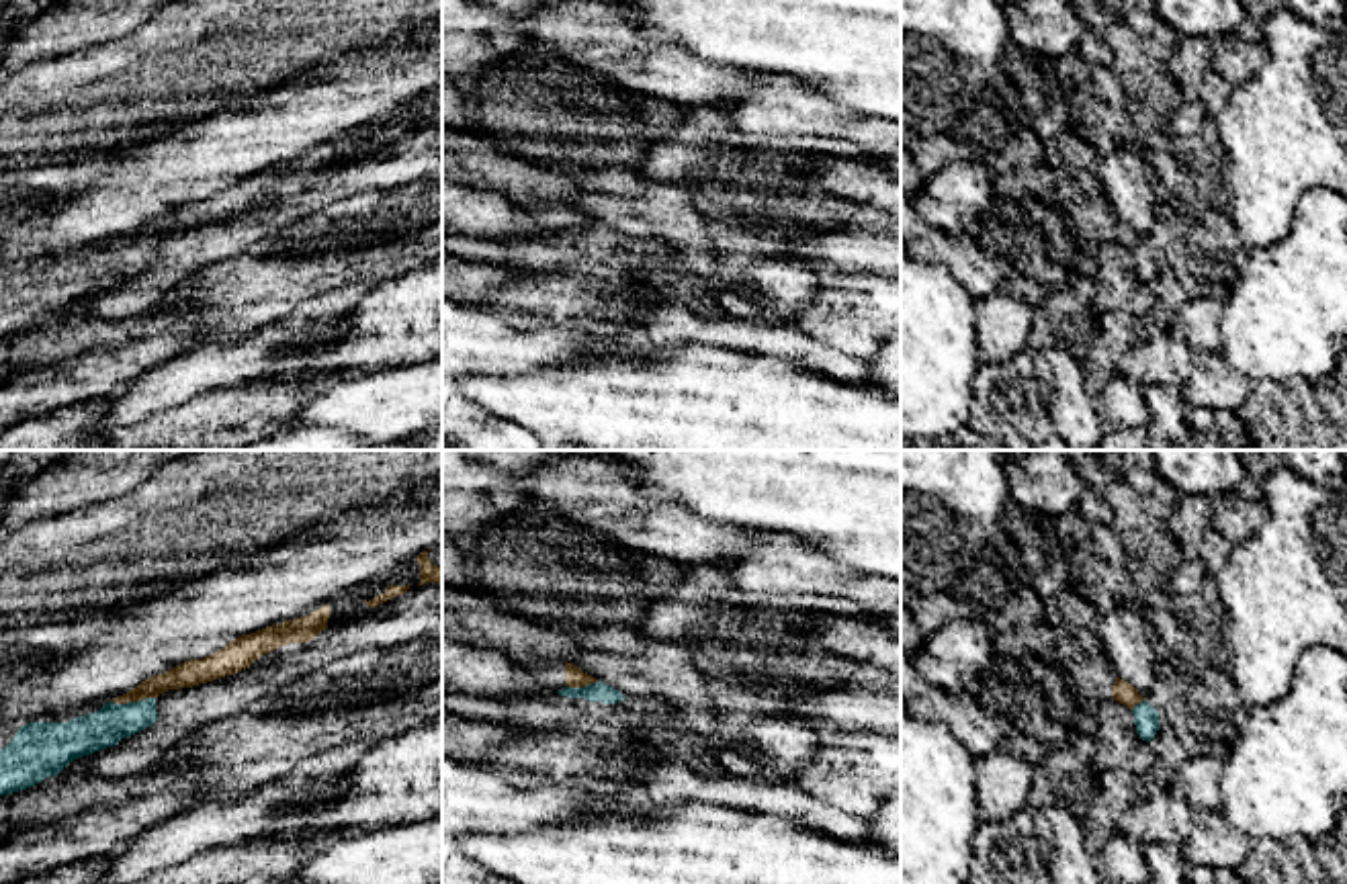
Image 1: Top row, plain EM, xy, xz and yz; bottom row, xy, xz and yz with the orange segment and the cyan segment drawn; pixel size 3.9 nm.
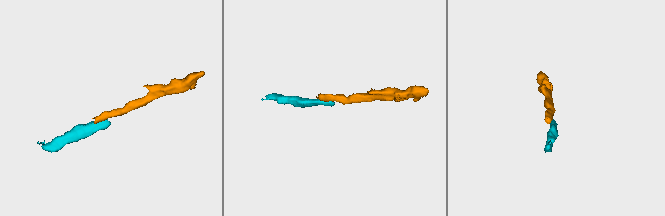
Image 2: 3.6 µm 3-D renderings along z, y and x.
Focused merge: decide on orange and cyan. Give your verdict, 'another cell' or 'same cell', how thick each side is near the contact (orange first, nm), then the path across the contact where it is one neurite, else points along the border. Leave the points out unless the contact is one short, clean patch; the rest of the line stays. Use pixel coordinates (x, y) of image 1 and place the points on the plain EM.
another cell | 100/150 nm | along xy (154, 238), (109, 244)

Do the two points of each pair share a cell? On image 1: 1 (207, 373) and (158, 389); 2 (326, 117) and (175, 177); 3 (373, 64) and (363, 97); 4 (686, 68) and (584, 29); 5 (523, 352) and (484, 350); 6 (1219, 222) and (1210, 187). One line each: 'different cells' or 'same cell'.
1: same cell
2: same cell
3: same cell
4: same cell
5: same cell
6: different cells

